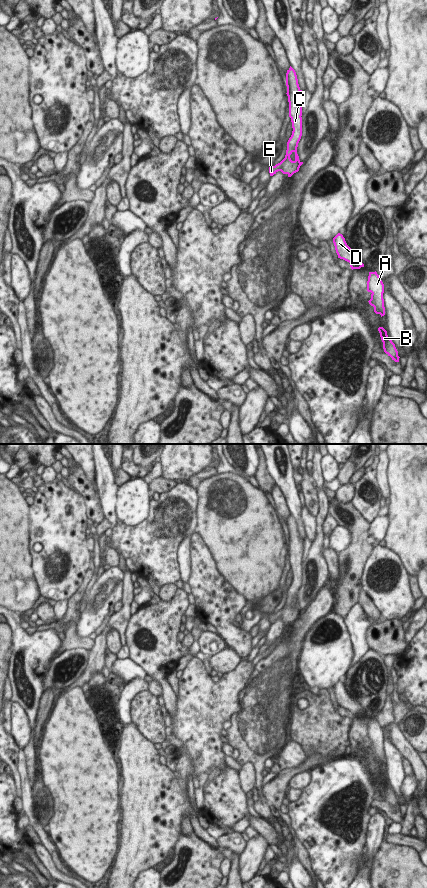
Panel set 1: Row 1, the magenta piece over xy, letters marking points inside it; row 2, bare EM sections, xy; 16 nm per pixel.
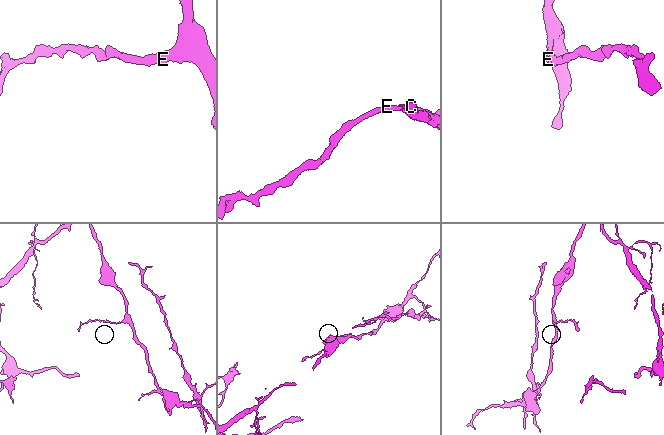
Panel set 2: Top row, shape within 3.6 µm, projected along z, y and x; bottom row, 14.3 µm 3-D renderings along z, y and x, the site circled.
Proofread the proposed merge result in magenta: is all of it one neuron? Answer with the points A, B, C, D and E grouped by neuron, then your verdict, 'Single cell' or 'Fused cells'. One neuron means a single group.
Groups: A B C D E. Single cell

